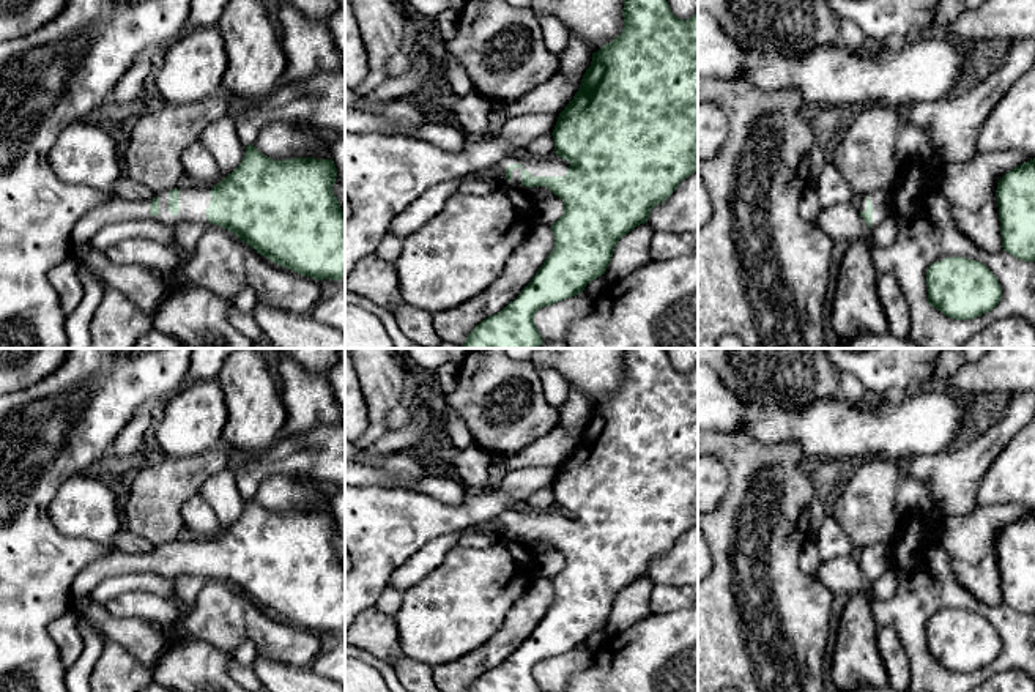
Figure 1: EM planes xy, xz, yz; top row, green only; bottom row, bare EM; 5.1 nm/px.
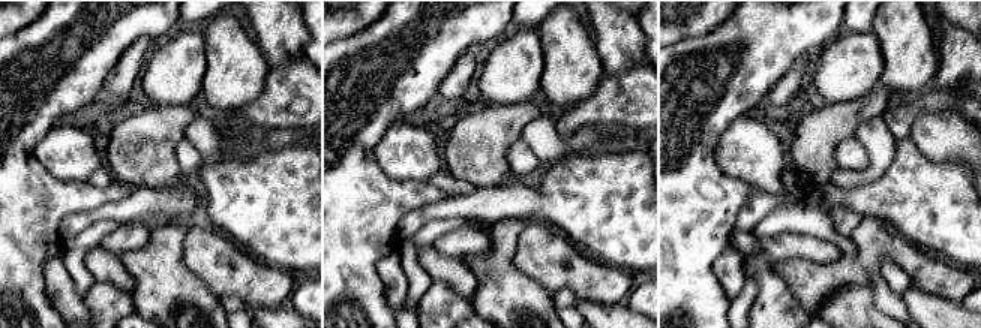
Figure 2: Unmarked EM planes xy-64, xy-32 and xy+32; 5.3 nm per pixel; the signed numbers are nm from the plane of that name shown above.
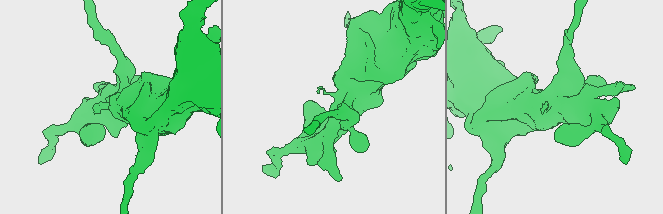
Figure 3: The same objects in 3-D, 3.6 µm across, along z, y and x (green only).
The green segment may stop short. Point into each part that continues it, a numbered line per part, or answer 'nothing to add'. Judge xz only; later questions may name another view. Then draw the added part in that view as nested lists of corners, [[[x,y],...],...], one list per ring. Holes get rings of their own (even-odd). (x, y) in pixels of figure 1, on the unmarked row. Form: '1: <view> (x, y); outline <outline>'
1: xz (555, 519); outline [[[520,508],[507,509],[498,517],[492,519],[498,523],[496,536],[499,539],[512,539],[521,544],[529,544],[529,539],[521,538],[521,523],[528,523],[532,530],[564,530],[570,515],[559,511],[523,511]]]

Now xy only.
1: xy (192, 554); outline [[[213,539],[178,541],[180,566],[176,569],[169,564],[169,544],[154,545],[150,552],[134,555],[115,549],[110,555],[95,560],[76,575],[71,585],[72,597],[90,596],[96,583],[131,572],[156,572],[173,582],[180,575],[210,579],[205,566],[210,560],[211,542]]]

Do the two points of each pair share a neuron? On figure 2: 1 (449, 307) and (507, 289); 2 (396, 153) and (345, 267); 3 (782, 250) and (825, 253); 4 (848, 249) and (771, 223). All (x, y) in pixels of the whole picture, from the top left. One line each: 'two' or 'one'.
1: two
2: two
3: one
4: one

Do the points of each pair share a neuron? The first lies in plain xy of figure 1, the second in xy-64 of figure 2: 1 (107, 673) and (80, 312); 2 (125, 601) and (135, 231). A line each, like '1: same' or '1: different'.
1: different
2: same

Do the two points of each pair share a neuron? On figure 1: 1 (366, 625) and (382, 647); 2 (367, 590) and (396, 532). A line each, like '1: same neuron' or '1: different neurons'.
1: same neuron
2: same neuron

